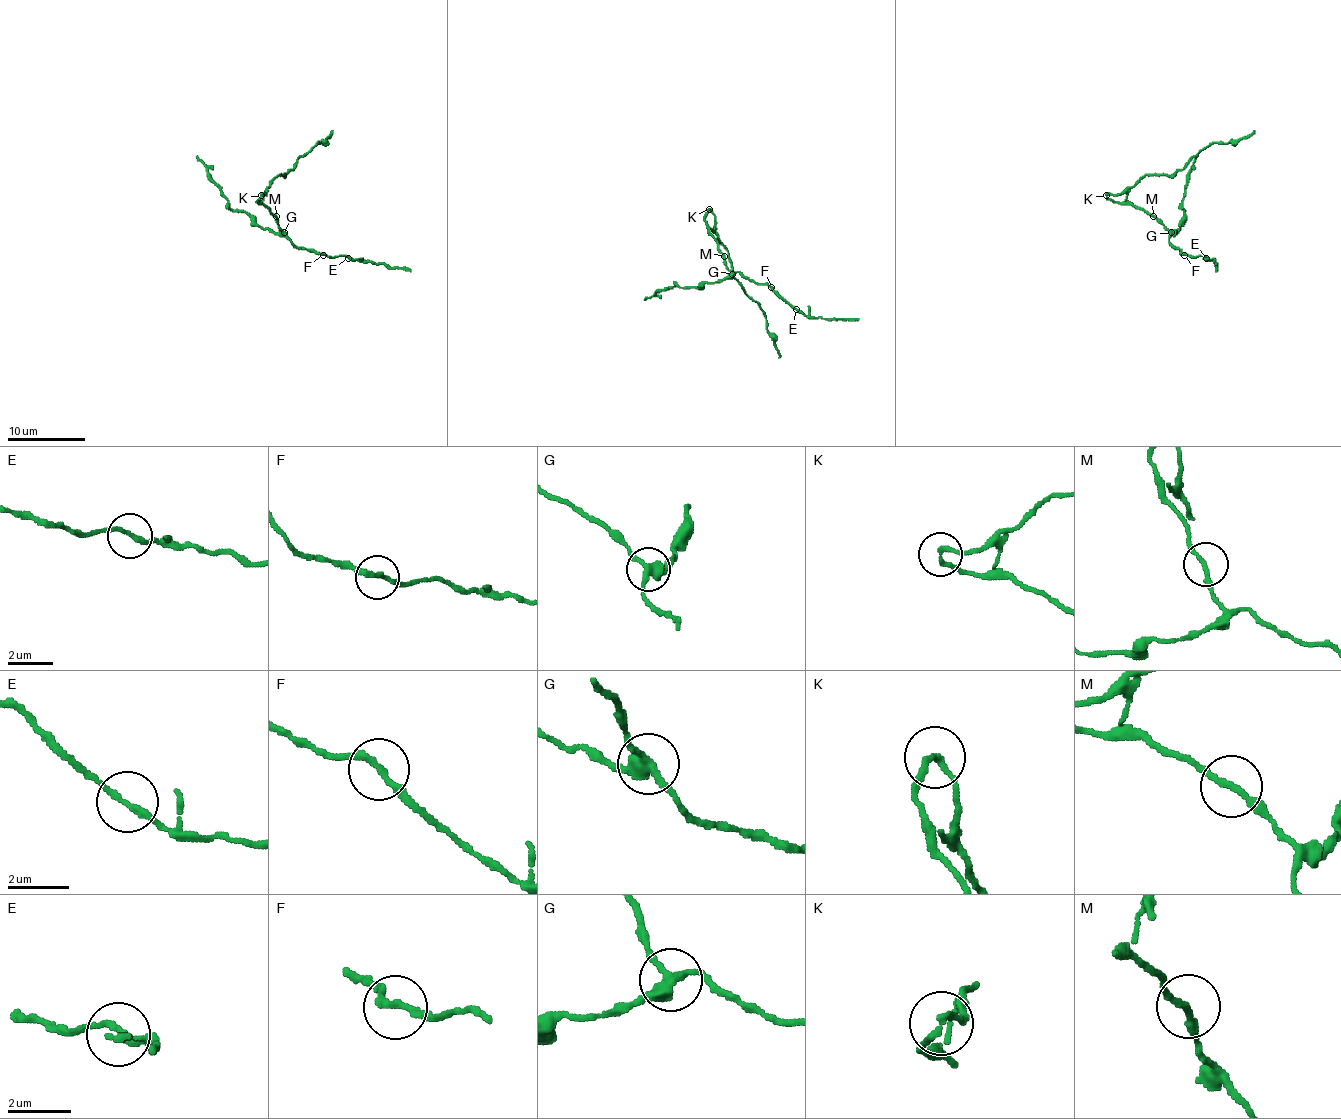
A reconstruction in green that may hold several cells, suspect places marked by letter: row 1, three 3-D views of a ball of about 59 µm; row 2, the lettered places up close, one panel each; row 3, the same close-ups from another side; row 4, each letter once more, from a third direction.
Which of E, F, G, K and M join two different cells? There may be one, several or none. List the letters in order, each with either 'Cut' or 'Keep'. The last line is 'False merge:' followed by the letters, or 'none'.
E: Keep
F: Keep
G: Cut
K: Cut
M: Keep
False merge: G, K

